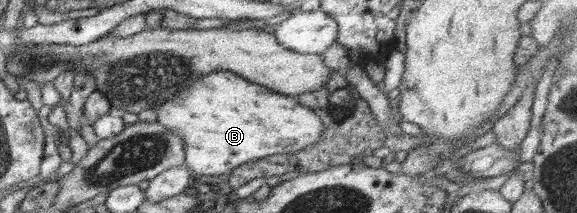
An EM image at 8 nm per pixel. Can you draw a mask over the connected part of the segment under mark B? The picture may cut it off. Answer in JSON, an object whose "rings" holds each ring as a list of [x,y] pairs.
{"rings":[[[226,70],[203,74],[154,111],[159,124],[181,136],[187,167],[210,180],[245,162],[301,151],[318,143],[325,129],[321,118],[296,98],[267,90]]]}

